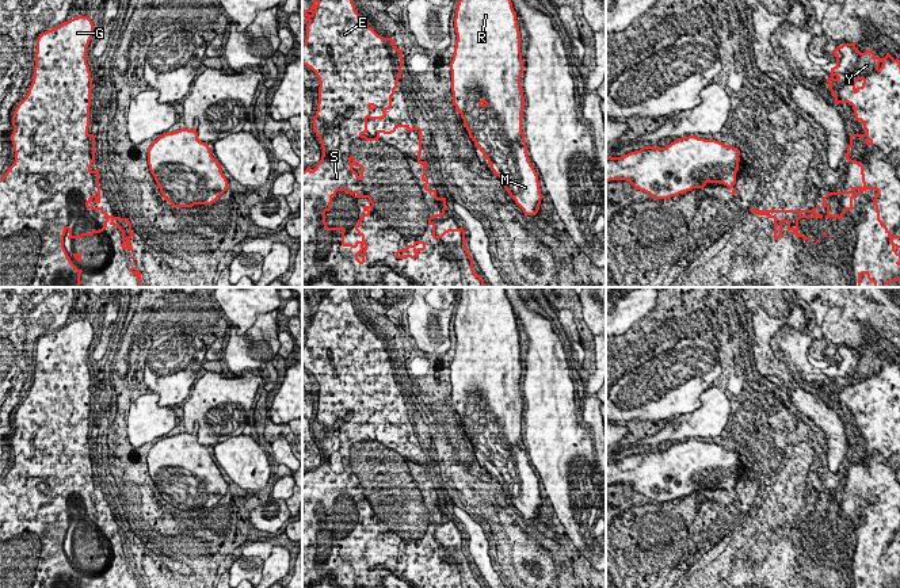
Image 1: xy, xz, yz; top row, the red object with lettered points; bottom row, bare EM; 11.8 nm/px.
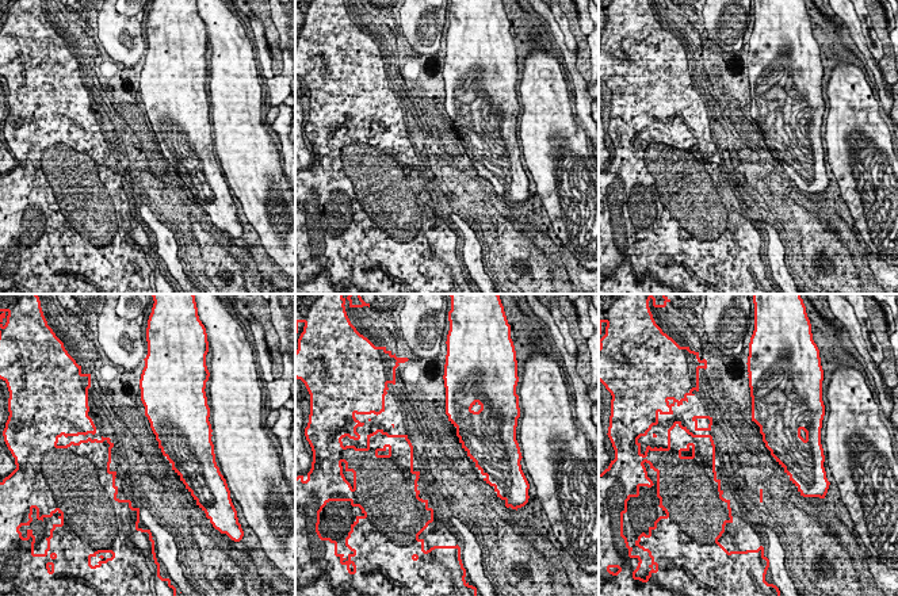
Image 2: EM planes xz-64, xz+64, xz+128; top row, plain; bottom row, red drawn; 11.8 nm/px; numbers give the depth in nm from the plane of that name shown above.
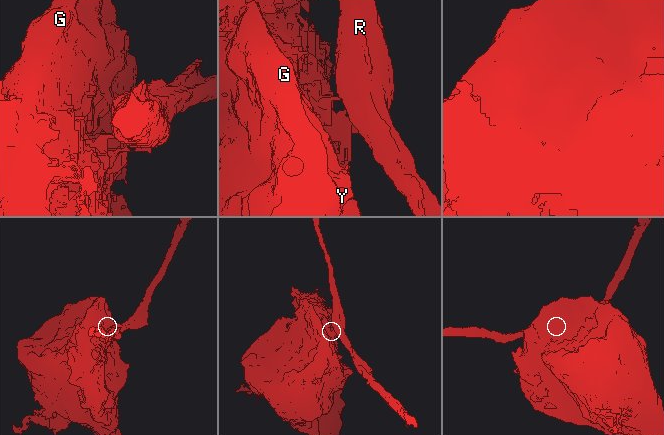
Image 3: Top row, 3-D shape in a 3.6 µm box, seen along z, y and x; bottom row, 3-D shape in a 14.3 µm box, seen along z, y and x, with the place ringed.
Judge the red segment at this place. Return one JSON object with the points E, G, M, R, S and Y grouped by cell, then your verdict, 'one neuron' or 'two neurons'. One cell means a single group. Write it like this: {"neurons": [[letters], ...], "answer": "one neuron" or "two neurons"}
{"neurons": [["E", "G", "S", "Y"], ["M", "R"]], "answer": "two neurons"}

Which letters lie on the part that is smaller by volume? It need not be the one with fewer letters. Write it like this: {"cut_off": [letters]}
{"cut_off": ["M", "R"]}

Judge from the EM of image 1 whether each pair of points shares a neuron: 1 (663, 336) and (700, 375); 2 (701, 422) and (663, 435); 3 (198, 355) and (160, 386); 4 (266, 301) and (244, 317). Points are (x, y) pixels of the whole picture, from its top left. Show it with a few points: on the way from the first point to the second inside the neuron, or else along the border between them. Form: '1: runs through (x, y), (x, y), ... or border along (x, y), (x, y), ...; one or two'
1: border along (716, 362), (706, 356), (682, 359), (660, 381); two
2: runs through (691, 426), (681, 427), (672, 432); one
3: runs through (191, 366), (171, 380); one
4: runs through (260, 301), (250, 312); one

